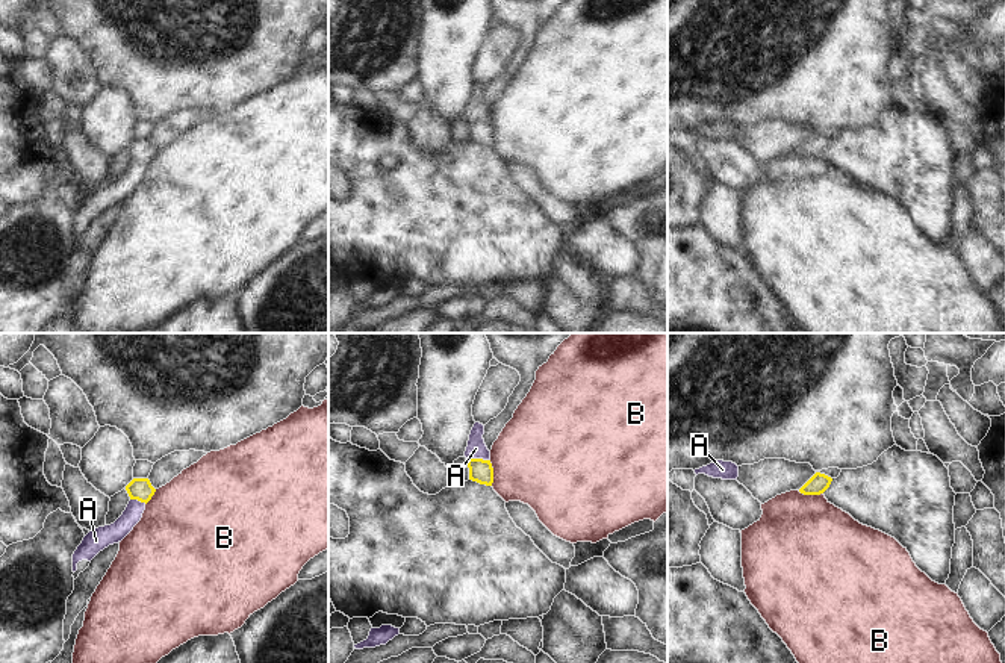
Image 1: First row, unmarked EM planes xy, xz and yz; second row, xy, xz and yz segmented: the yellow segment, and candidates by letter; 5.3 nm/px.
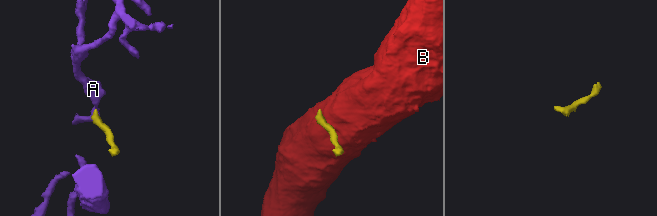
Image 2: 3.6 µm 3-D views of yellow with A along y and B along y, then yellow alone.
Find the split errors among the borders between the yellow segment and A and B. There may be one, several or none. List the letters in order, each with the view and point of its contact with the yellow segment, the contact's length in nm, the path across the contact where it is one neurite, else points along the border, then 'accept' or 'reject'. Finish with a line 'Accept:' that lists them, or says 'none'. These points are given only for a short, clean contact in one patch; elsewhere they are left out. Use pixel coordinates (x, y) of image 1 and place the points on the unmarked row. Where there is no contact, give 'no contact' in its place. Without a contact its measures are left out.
A: contact xz (479, 120); length 130 nm; way xz (480, 132), (479, 120), (476, 109); accept
B: contact xz (492, 133); length 140 nm; border xz (489, 121), (492, 146); reject
Accept: A

